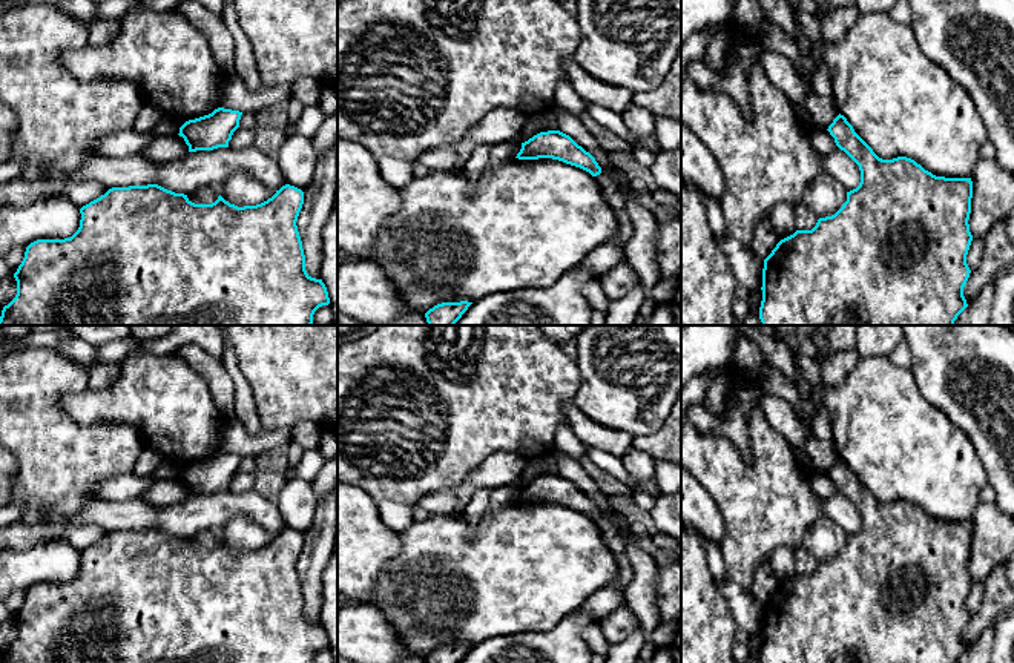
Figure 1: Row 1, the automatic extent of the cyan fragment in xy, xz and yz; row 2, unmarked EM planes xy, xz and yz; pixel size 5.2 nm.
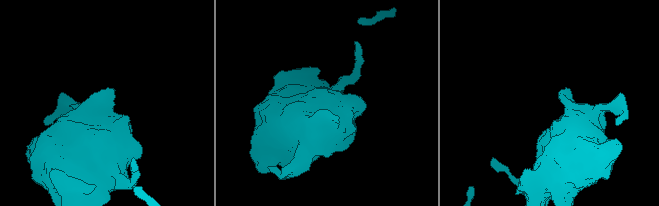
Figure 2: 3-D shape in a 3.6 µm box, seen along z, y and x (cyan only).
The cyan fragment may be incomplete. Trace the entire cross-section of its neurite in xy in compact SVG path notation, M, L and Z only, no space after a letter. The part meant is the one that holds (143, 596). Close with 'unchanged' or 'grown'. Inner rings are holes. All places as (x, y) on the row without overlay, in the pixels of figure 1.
M158 528L147 529L129 529L129 531L112 531L100 542L91 545L89 548L80 552L81 563L78 574L64 583L37 583L26 591L25 602L18 609L14 622L17 625L17 638L15 642L3 651L0 663L313 663L314 655L330 648L328 635L322 623L311 622L305 614L305 599L302 592L302 585L298 576L298 560L304 548L304 536L295 529L285 528L267 545L256 549L238 551L226 545L221 539L212 548L195 548L187 539L175 537Z; unchanged

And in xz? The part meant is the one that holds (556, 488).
M560 474L540 476L522 487L519 503L552 502L580 511L592 520L601 517L595 502L578 490L569 479Z; unchanged

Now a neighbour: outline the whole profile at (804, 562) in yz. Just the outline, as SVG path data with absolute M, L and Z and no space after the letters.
M804 548L795 549L795 571L796 574L812 574L816 566L818 560Z

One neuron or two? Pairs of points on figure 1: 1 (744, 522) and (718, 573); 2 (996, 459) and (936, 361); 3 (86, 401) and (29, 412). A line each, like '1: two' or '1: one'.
1: two
2: one
3: two

